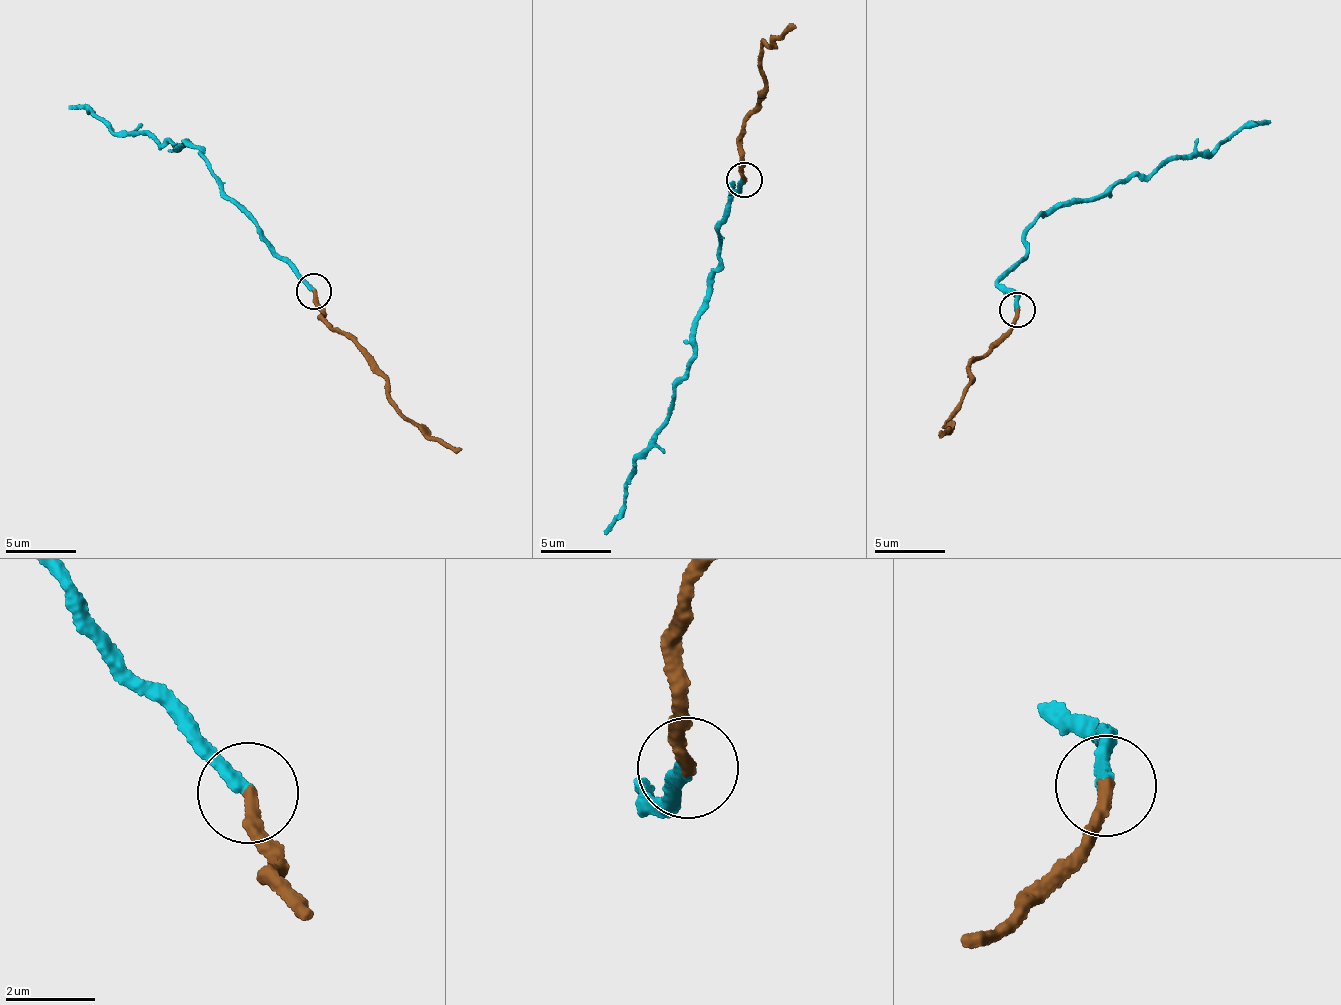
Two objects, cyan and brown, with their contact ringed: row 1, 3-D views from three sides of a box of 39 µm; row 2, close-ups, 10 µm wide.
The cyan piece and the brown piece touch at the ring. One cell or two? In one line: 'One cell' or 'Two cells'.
One cell

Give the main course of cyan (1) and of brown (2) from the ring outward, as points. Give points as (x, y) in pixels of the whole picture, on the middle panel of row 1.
1: (743, 180), (740, 193), (730, 186), (734, 195), (719, 230), (721, 252), (685, 376), (604, 534)
2: (743, 180), (737, 155), (746, 119), (764, 87), (757, 64), (762, 47), (794, 27)

